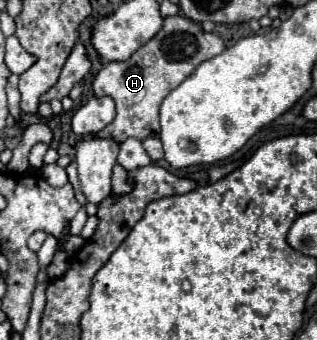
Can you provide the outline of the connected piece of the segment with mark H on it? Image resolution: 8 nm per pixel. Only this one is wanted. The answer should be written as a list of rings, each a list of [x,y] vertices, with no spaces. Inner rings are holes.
[[[169,16],[163,22],[163,28],[157,36],[141,46],[127,62],[109,62],[105,64],[93,80],[93,92],[97,98],[109,96],[115,100],[117,116],[111,126],[105,126],[95,134],[95,138],[113,138],[123,142],[127,138],[145,140],[149,136],[159,136],[159,106],[163,98],[191,76],[199,62],[213,58],[225,50],[223,40],[213,32],[203,32],[201,24],[191,22],[187,16]]]

